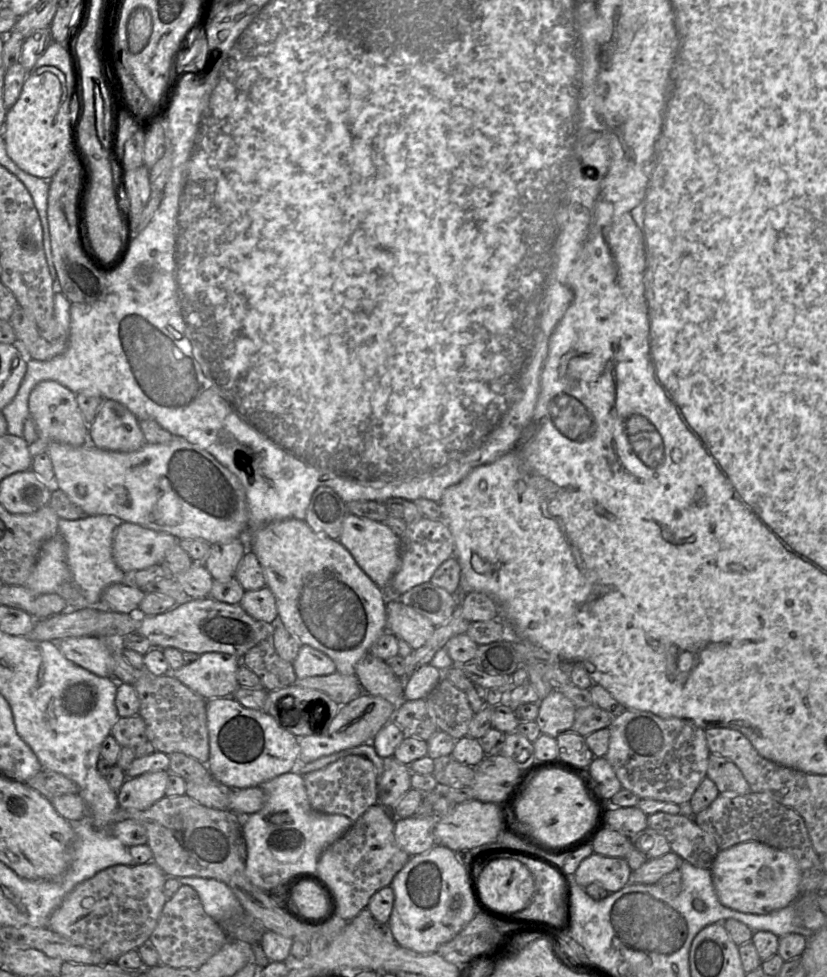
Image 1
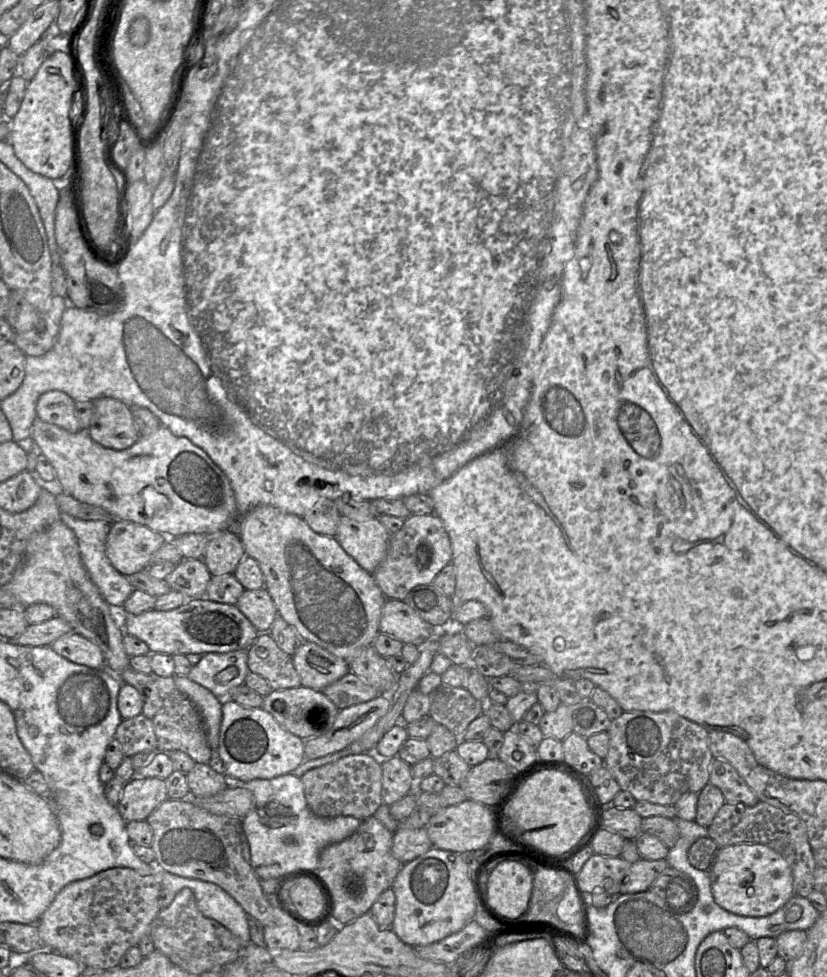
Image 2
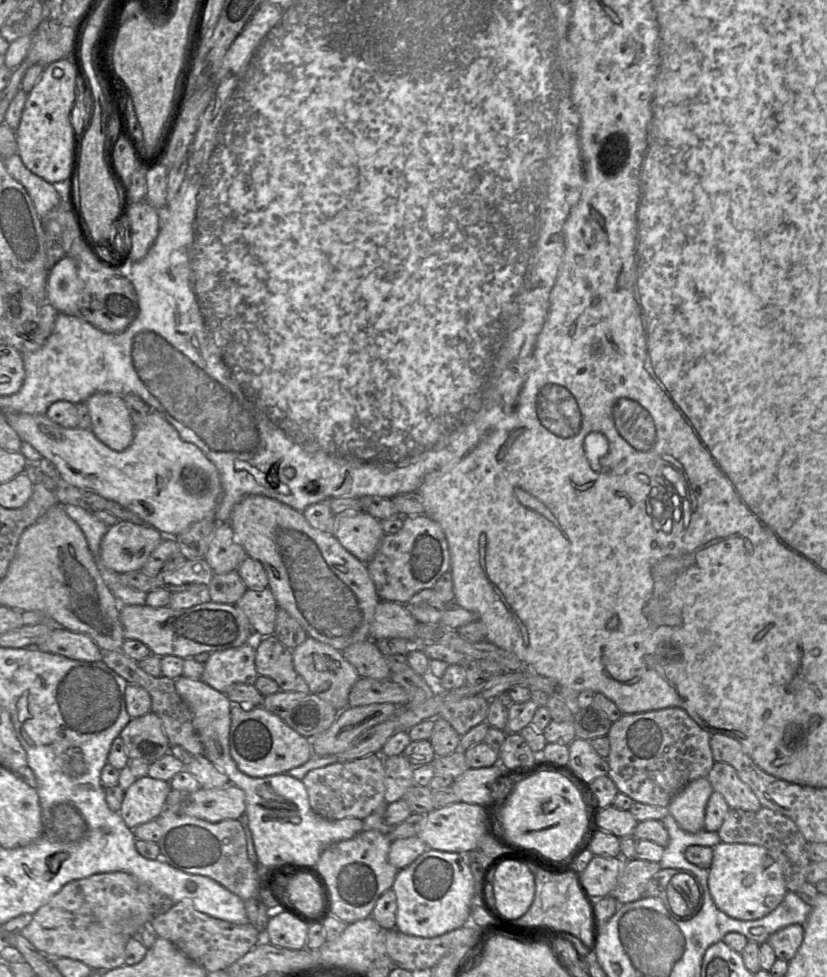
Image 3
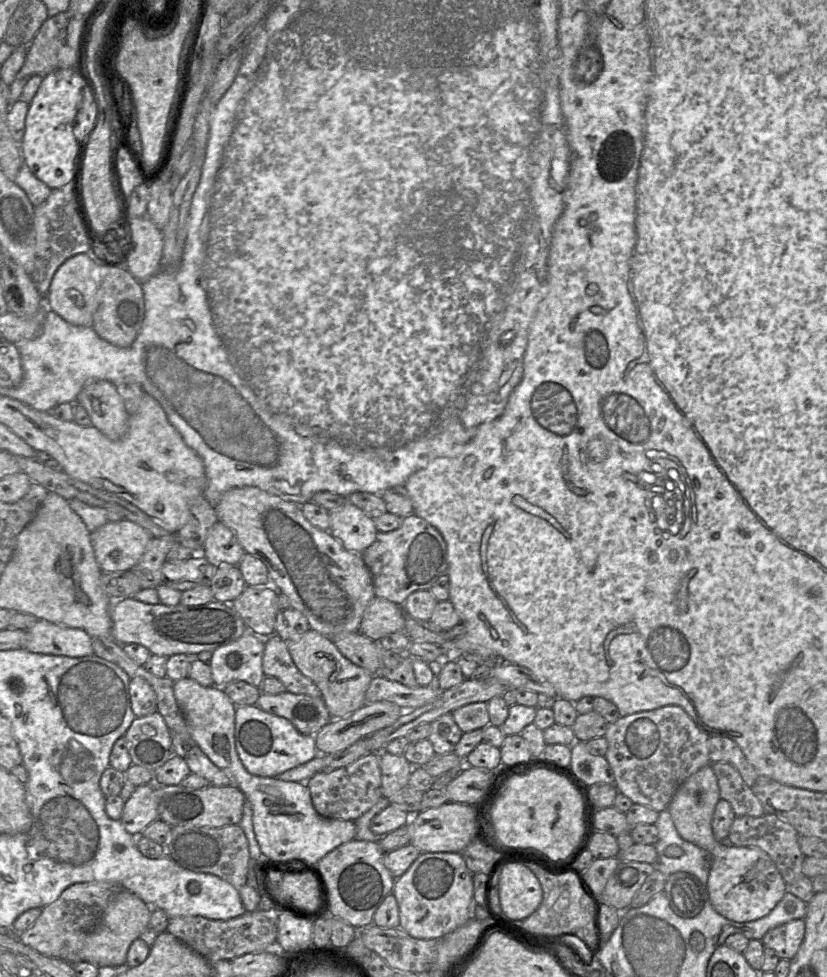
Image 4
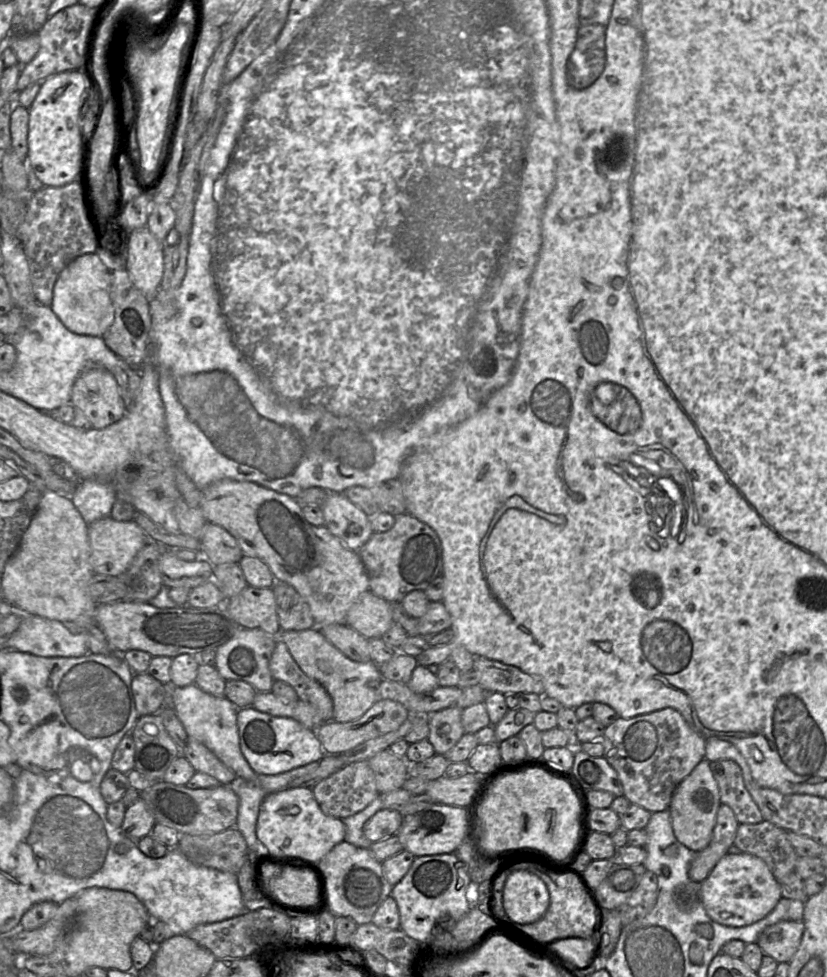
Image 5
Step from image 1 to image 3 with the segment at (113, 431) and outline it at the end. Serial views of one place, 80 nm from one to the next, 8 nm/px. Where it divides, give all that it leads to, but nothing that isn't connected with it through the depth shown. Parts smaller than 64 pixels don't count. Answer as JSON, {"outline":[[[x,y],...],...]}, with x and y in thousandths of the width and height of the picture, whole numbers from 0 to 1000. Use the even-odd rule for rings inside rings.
{"outline":[[[115,402],[103,412],[110,426],[110,441],[138,462],[151,461],[161,451],[163,435],[149,405]]]}

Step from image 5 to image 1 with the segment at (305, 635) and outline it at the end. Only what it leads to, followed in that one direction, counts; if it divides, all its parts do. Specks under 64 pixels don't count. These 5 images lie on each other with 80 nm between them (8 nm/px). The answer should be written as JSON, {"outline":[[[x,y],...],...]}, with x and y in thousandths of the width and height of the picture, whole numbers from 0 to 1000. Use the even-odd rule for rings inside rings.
{"outline":[[[364,660],[353,681],[362,695],[376,692],[393,692],[406,688],[403,676],[393,668],[374,660]]]}

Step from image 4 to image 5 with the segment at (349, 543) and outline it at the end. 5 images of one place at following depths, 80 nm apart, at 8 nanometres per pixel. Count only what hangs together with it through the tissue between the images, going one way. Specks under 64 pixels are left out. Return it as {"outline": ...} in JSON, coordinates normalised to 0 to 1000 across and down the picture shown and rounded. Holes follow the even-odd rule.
{"outline":[[[399,504],[388,518],[393,538],[423,563],[433,564],[451,547],[447,530],[416,505]]]}

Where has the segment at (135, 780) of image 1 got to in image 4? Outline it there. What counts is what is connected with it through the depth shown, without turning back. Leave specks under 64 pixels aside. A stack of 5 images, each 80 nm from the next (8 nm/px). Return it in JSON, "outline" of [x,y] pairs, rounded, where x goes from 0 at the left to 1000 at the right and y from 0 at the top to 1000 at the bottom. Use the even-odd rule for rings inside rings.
{"outline":[[[186,799],[186,801],[180,801],[175,803],[166,805],[157,815],[157,817],[151,820],[150,827],[148,831],[146,841],[152,849],[152,851],[162,856],[169,856],[170,852],[184,841],[190,839],[191,836],[191,824],[189,820],[189,805],[203,805],[203,803],[190,803]]]}

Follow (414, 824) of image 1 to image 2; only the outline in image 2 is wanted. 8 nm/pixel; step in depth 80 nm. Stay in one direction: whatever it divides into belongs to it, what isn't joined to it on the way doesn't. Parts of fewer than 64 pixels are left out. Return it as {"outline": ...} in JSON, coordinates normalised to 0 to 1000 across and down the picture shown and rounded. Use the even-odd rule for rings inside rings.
{"outline":[[[482,842],[474,858],[473,869],[476,877],[490,884],[515,873],[521,867],[524,865],[515,846],[493,849],[484,846]]]}

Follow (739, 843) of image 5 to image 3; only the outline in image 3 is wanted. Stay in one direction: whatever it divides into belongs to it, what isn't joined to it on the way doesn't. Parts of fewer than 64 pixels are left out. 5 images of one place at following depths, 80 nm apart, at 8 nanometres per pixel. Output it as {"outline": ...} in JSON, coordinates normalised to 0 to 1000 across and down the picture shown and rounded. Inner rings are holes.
{"outline":[[[926,826],[914,831],[883,827],[867,853],[872,862],[914,864],[932,871],[943,882],[953,912],[963,913],[976,902],[981,883],[975,870],[976,861],[954,836]]]}

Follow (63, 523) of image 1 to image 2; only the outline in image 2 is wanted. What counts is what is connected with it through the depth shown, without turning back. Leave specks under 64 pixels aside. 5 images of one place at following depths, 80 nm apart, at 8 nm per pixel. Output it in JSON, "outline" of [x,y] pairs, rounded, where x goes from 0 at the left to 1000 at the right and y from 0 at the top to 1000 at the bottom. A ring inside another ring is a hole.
{"outline":[[[74,523],[71,532],[74,532],[89,545],[93,551],[99,576],[109,593],[116,599],[126,614],[133,620],[137,620],[143,624],[145,632],[150,631],[148,624],[149,618],[163,602],[157,598],[151,589],[146,588],[137,580],[128,569],[127,557],[134,535],[122,532],[98,532]]]}

